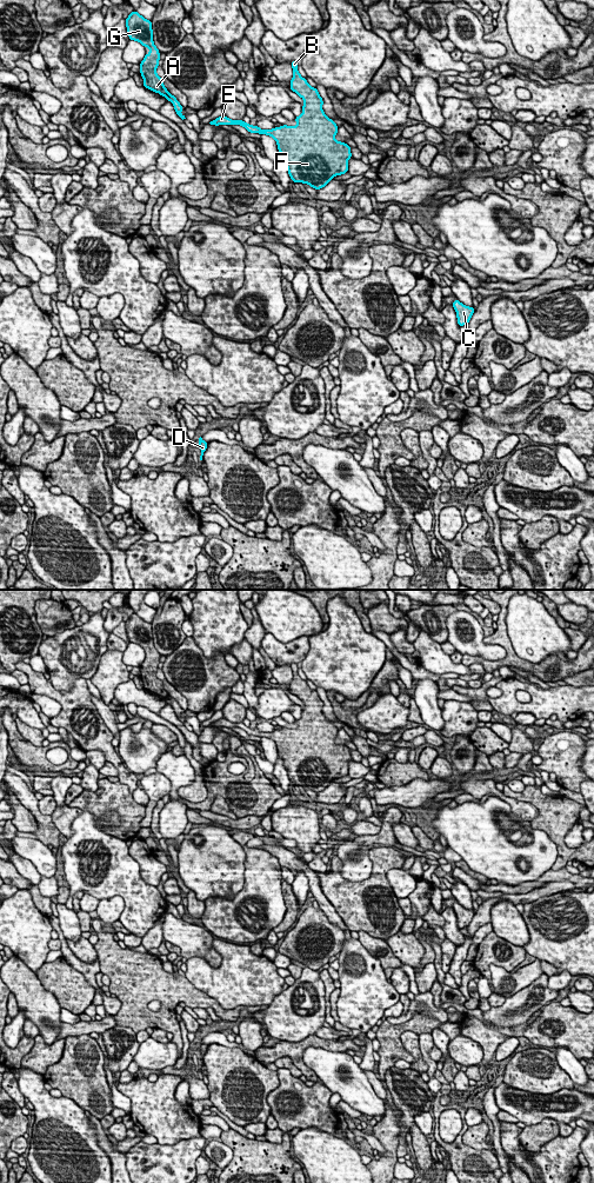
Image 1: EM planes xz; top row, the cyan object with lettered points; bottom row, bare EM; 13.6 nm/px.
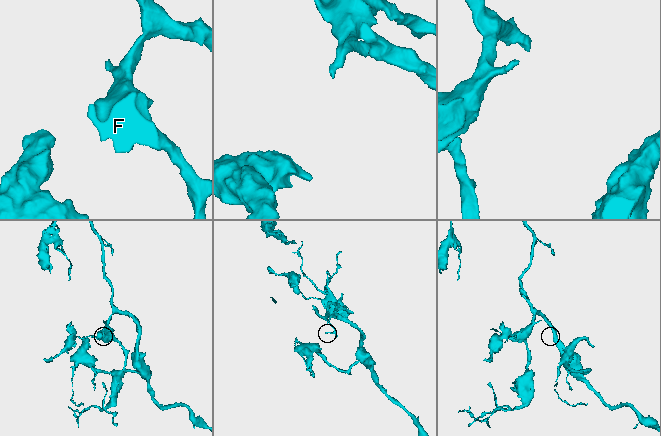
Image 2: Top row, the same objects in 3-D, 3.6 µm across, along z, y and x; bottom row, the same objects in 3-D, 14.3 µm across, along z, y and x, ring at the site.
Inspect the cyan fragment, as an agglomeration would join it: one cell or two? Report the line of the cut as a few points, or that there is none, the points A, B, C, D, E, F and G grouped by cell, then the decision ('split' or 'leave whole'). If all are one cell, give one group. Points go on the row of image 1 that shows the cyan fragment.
cut xz (168, 93), (166, 97); groups A G / B C D E F; split

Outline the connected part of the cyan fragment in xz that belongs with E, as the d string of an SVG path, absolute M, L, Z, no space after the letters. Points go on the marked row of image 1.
M298 61L291 62L293 78L291 91L303 99L302 113L295 117L296 126L282 125L273 129L261 129L243 120L232 120L221 115L211 125L240 125L249 133L272 137L293 182L307 184L314 190L323 188L331 180L348 172L352 158L351 146L336 141L338 125L329 119L323 109L323 100L318 89L312 87L298 71Z

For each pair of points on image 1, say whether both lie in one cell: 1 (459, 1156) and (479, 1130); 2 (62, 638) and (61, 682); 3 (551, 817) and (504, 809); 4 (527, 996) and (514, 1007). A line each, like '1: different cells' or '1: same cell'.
1: different cells
2: same cell
3: different cells
4: same cell

